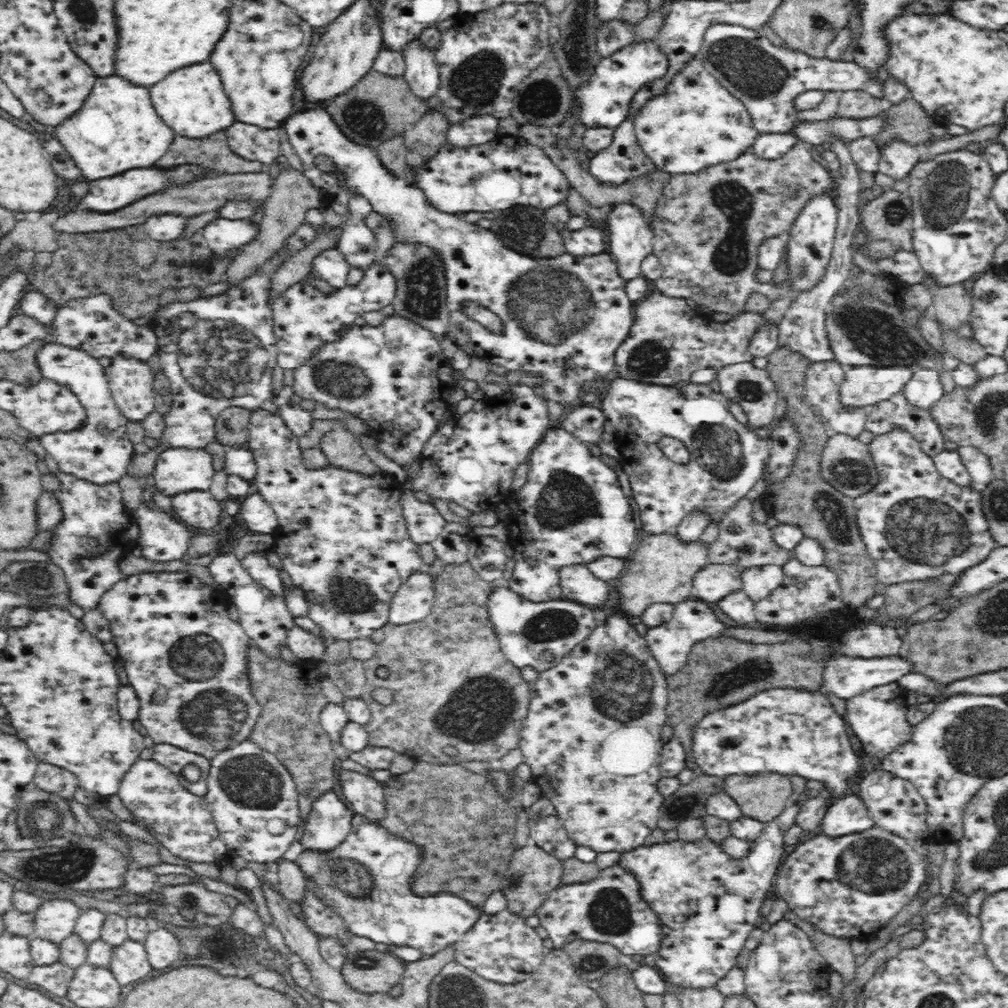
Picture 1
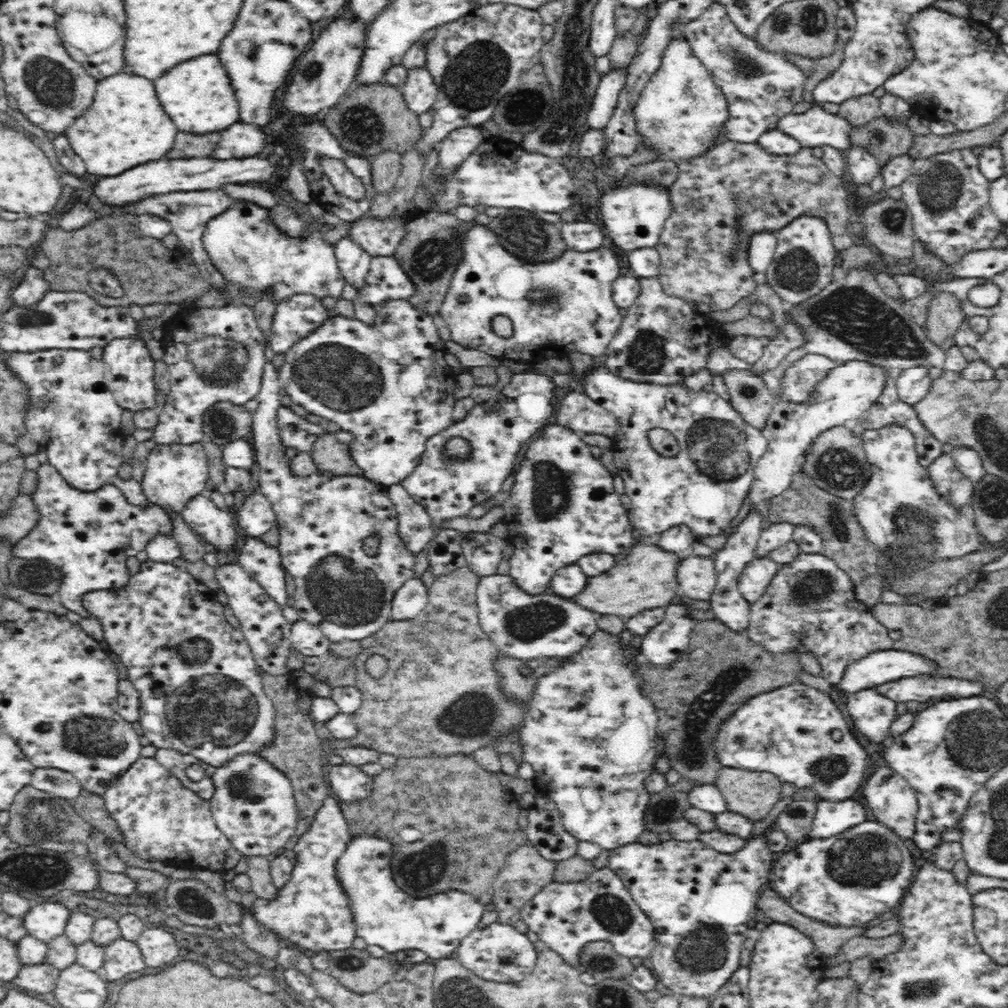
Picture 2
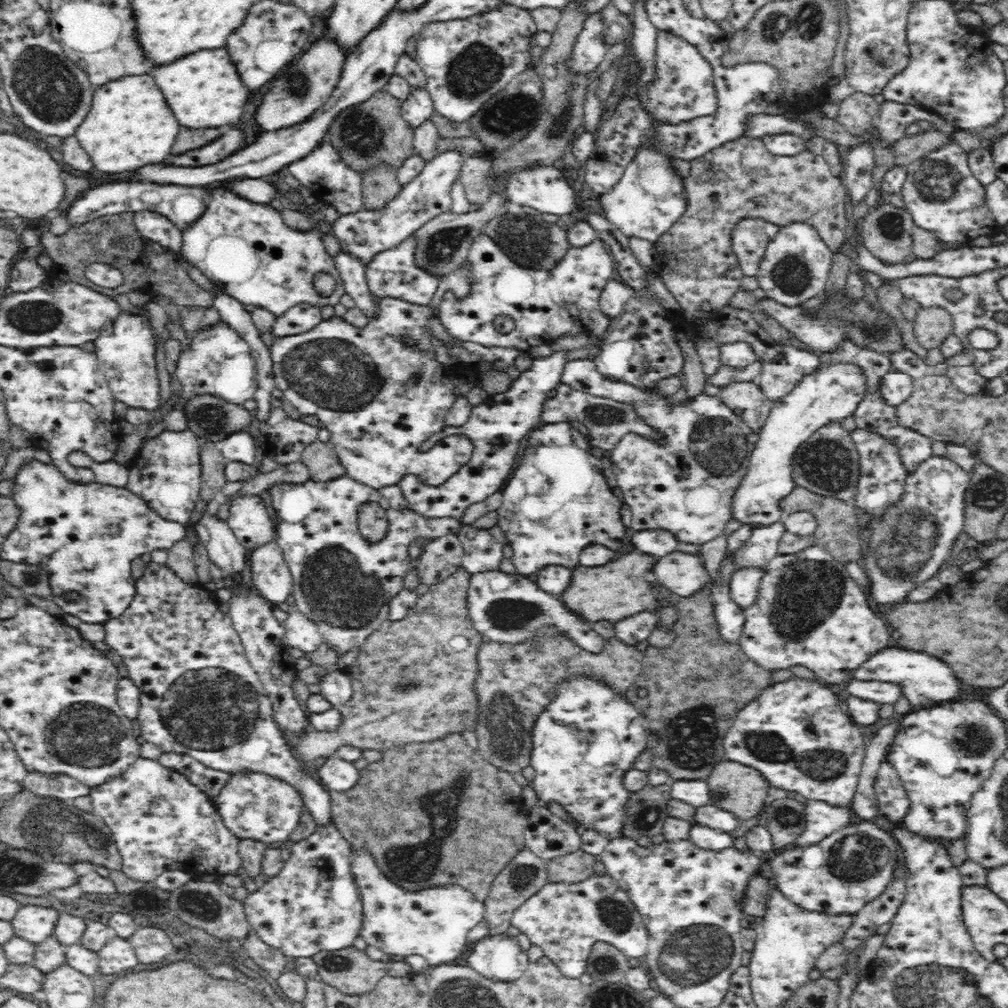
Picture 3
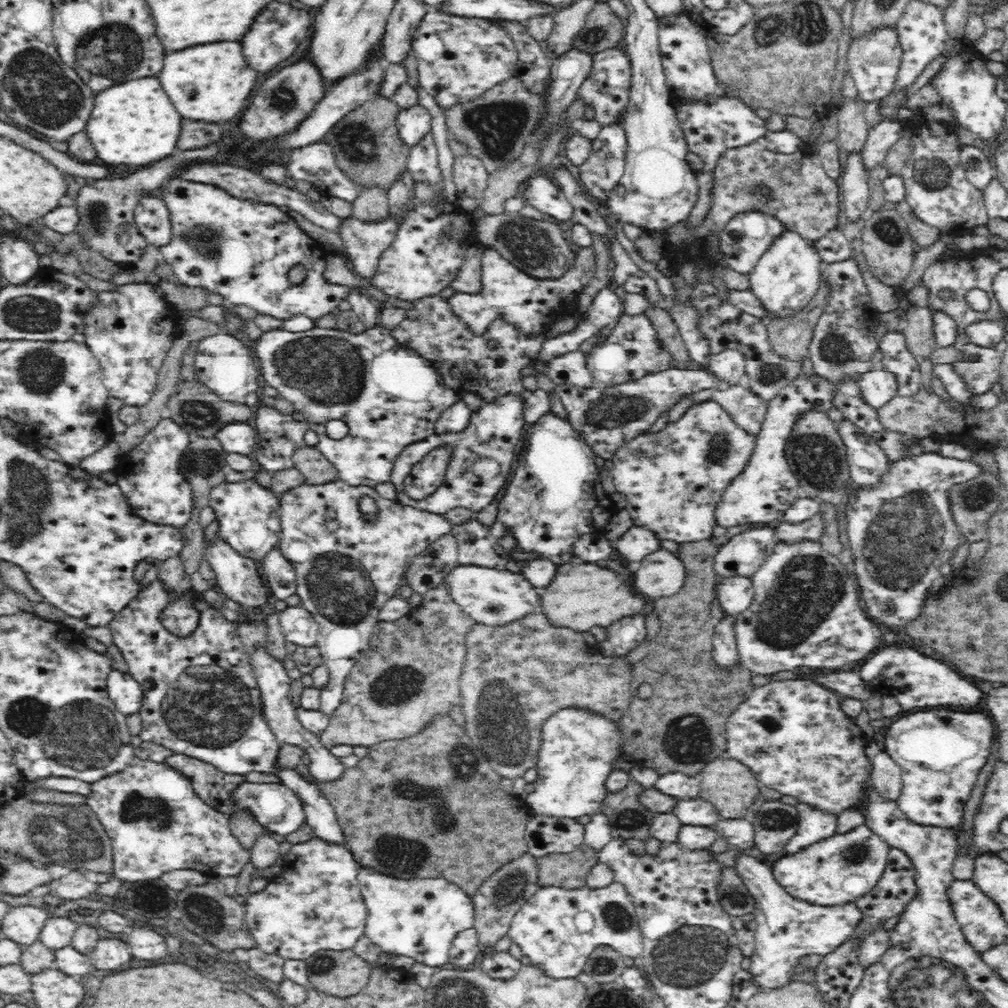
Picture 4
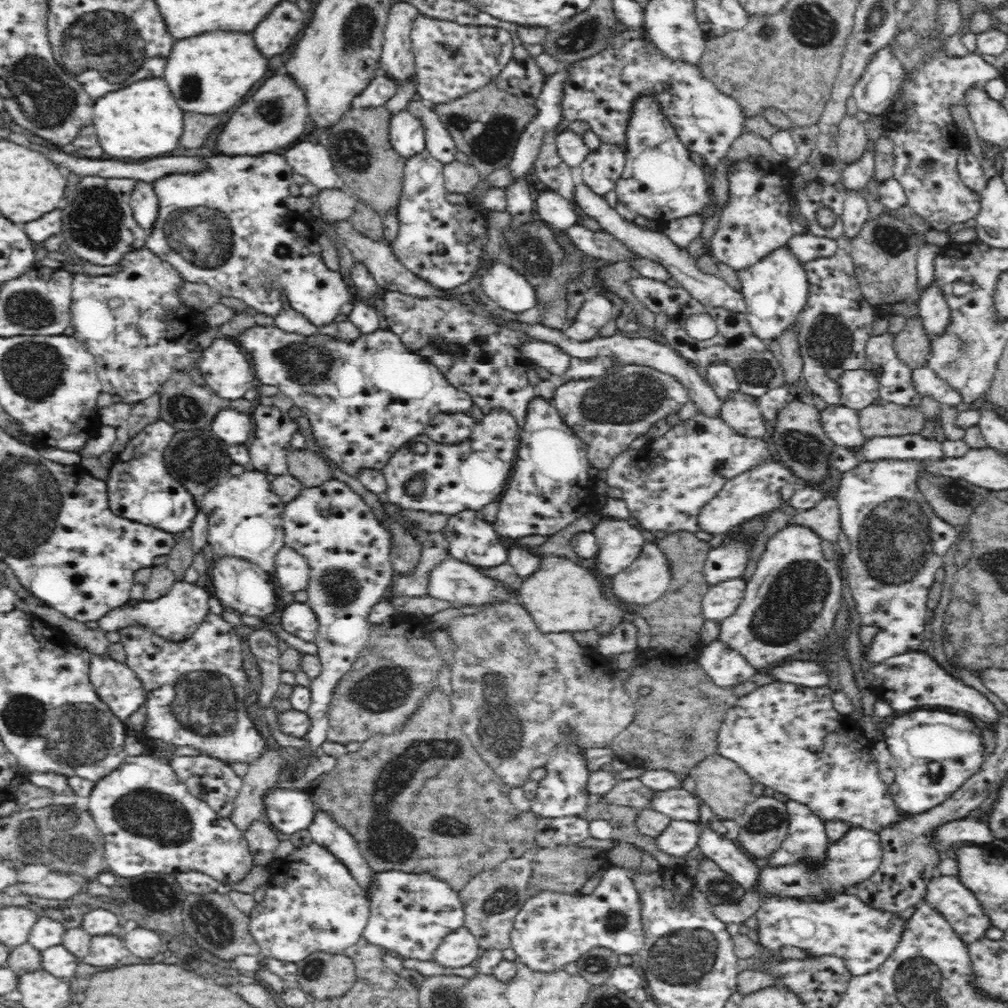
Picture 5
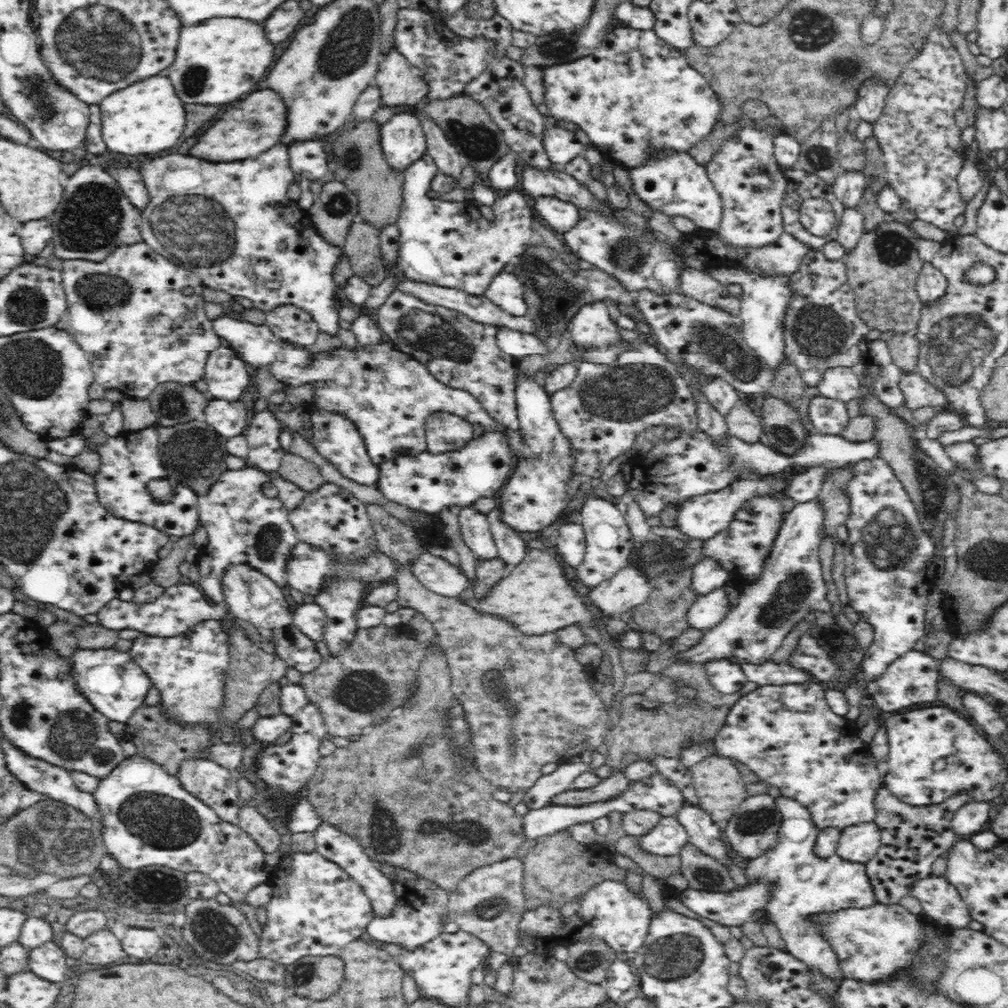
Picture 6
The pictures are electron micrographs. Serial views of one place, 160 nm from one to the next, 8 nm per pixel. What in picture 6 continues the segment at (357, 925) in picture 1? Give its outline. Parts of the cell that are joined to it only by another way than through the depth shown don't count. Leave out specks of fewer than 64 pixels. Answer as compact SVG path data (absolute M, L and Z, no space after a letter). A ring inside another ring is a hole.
M426 877L389 878L394 887L396 905L387 915L374 915L368 923L366 934L375 940L375 943L385 946L398 944L403 952L414 952L440 936L444 932L446 920L450 921L450 893L451 891L441 887Z

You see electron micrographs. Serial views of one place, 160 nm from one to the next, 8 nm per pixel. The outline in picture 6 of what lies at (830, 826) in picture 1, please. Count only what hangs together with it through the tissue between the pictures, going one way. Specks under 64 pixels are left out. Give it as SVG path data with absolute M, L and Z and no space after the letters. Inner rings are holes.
M779 796L775 798L781 816L781 827L776 846L766 854L750 859L745 868L748 882L768 879L776 885L772 900L766 904L765 912L770 922L786 941L786 951L792 956L820 969L824 975L843 980L836 953L819 935L819 930L807 922L807 916L841 908L870 907L875 902L864 864L854 865L838 856L820 857L814 851L817 836L821 831L810 812L797 800Z

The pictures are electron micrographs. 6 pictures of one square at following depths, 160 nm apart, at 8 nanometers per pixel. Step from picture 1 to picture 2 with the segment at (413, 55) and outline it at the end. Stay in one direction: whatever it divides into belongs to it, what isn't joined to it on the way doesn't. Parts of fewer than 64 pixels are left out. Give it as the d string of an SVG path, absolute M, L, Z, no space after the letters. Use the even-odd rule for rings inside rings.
M425 66L410 68L405 83L399 89L407 106L416 115L432 112L439 90L435 78Z

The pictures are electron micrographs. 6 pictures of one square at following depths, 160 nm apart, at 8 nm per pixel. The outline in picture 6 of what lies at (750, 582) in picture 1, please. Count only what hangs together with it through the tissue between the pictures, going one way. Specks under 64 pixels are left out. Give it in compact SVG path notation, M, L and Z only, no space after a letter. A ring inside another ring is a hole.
M728 586L700 595L688 610L688 623L701 631L714 628L730 612L734 602Z

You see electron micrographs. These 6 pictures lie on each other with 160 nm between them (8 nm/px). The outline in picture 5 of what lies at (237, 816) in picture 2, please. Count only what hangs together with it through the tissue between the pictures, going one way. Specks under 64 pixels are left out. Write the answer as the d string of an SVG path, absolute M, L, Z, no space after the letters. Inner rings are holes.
M276 786L274 792L270 792L263 802L268 802L272 798L274 798L274 816L268 816L268 820L278 833L294 834L309 828L316 807L307 792ZM284 808L290 808L290 816L276 816L284 814L286 812Z

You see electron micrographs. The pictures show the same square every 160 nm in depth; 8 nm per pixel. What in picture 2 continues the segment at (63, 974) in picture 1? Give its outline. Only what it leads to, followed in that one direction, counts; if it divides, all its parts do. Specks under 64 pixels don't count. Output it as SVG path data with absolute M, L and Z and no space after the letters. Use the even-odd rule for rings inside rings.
M46 962L42 964L24 965L22 970L19 970L20 974L14 978L11 982L22 986L22 988L28 988L28 990L34 990L34 992L40 992L40 994L48 994L48 992L54 992L56 988L56 982L60 978L61 970L54 967L54 965Z

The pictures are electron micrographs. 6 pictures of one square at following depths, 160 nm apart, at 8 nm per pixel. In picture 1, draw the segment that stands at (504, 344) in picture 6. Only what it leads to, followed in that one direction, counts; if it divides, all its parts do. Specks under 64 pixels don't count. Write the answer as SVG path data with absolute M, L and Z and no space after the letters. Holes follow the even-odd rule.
M618 377L606 386L602 401L602 411L607 420L616 428L617 446L620 450L620 464L625 469L630 484L637 519L642 530L651 535L671 533L694 509L706 509L718 523L724 511L740 497L748 496L756 481L761 478L765 462L769 457L769 441L760 438L745 424L738 422L730 411L730 401L726 395L714 392L708 384L689 383L681 389L672 386L646 384ZM670 436L684 442L692 460L688 464L672 463L658 448L658 442Z

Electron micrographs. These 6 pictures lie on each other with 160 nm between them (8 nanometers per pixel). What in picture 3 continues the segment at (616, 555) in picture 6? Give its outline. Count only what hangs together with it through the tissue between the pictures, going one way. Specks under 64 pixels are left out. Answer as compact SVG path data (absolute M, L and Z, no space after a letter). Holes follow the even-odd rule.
M667 529L634 533L631 542L636 551L646 552L658 558L678 551L681 546L681 542L676 537L676 534Z

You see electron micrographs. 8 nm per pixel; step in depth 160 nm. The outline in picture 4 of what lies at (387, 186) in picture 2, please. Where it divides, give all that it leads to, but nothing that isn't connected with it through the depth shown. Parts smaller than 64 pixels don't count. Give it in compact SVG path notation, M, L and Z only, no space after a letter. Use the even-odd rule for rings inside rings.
M383 185L358 188L356 201L352 205L352 215L364 221L386 218L390 213L388 189Z

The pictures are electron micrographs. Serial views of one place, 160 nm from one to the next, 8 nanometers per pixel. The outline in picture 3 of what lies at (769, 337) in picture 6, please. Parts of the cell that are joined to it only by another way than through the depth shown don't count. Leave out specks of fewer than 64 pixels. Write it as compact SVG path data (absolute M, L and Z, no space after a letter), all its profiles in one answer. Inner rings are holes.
M806 222L779 227L777 235L768 243L755 276L759 280L759 293L784 305L801 305L806 299L826 291L832 263L833 252L816 227Z

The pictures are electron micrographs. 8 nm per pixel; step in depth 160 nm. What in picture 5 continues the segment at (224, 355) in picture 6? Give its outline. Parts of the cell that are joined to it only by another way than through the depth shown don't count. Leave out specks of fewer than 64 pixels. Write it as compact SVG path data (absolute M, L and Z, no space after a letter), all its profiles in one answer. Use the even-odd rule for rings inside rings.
M220 335L200 355L197 367L206 380L205 386L220 398L238 400L246 390L260 385L236 340Z

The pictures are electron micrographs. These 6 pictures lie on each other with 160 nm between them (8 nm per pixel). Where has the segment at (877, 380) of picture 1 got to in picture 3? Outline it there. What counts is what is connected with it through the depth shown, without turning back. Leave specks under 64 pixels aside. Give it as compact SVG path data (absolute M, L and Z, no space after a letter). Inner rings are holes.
M836 362L836 364L824 364L814 374L804 376L804 380L800 380L800 384L788 396L773 401L772 410L764 426L758 432L759 439L756 448L752 450L750 455L748 474L744 476L744 482L740 484L738 492L735 492L734 502L732 502L735 514L733 519L742 524L762 526L783 521L783 512L779 502L796 485L793 481L793 469L800 446L806 443L812 434L816 434L820 428L824 428L832 422L840 423L840 420L844 420L848 416L854 416L858 404L866 397L866 392L868 392L868 381L866 381L864 369L858 364Z

